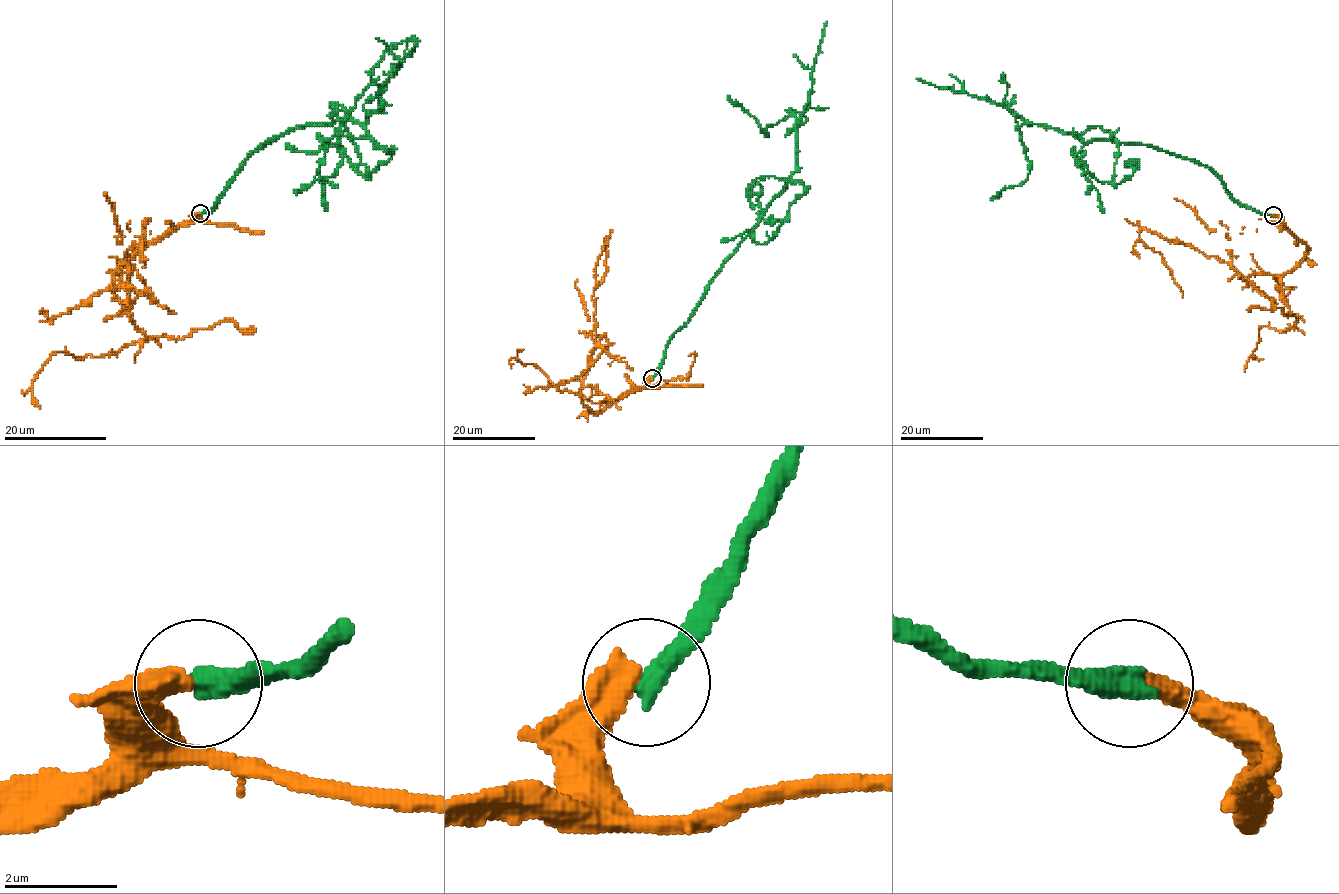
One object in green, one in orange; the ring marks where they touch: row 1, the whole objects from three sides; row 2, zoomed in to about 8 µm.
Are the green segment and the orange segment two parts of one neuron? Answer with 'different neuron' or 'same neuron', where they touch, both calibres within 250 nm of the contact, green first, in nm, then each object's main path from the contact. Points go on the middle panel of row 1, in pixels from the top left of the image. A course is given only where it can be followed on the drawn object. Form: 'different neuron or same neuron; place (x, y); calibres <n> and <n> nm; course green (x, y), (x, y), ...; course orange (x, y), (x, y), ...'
different neuron; place (652, 378); calibres 400 and 480 nm; course green (651, 378), (669, 339), (796, 169), (797, 120), (788, 116), (765, 129), (766, 135), (728, 96); course orange (651, 378), (595, 412), (583, 403), (582, 378), (596, 345), (592, 295), (606, 270), (605, 244), (595, 287)

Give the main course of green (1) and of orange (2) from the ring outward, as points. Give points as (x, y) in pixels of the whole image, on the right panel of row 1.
1: (1273, 215), (1243, 207), (1209, 168), (1185, 157), (1143, 144), (1084, 143), (1011, 111), (1029, 174), (991, 199)
2: (1273, 215), (1307, 249), (1290, 270), (1273, 275), (1240, 275), (1142, 227), (1139, 239), (1160, 253), (1182, 297)

